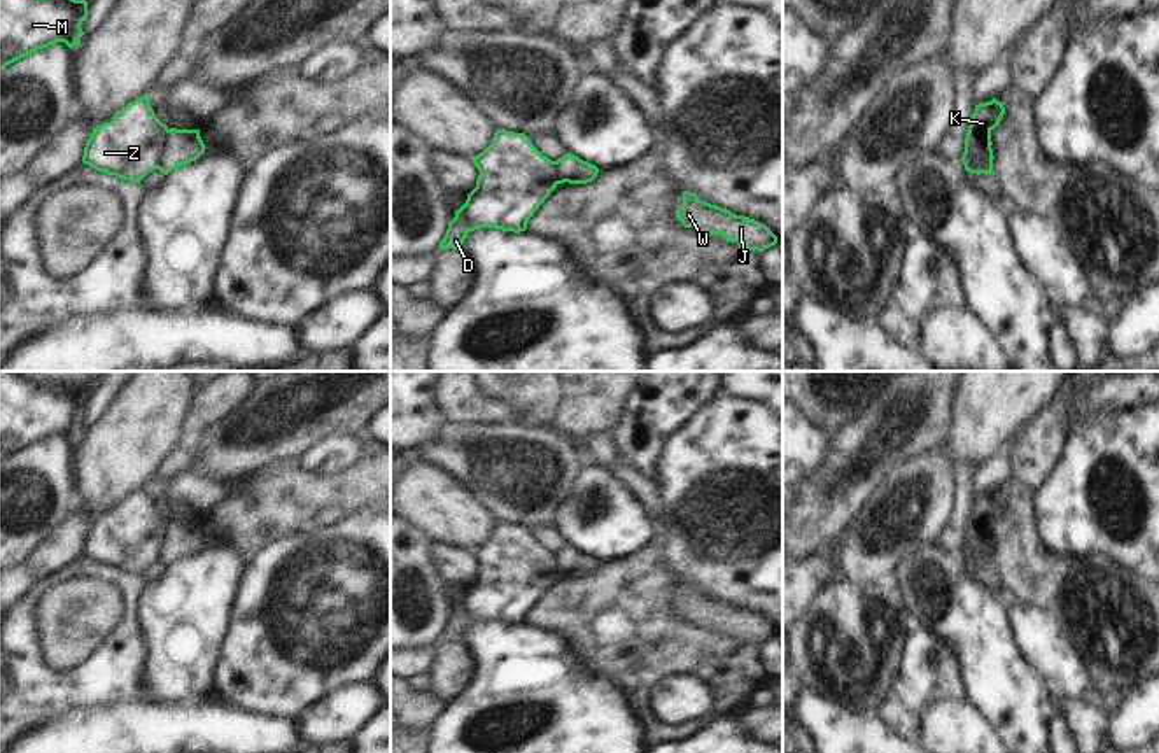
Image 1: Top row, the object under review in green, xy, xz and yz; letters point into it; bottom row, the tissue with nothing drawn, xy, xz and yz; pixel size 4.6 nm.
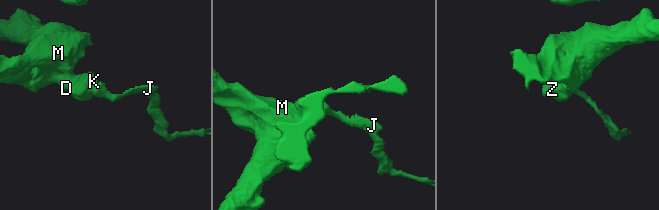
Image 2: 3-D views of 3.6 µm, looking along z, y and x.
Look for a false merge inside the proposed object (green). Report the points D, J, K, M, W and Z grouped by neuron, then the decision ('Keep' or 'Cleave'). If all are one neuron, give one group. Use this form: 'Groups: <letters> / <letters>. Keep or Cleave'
Groups: D K M Z / J W. Cleave.

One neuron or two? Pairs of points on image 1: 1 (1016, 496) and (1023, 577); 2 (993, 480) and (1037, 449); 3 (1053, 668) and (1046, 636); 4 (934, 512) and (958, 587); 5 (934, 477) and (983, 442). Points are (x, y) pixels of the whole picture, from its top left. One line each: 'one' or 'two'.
1: one
2: two
3: one
4: two
5: two

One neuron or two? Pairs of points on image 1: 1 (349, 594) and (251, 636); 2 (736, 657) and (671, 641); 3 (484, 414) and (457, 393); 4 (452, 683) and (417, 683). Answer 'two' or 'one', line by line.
1: one
2: one
3: one
4: two

